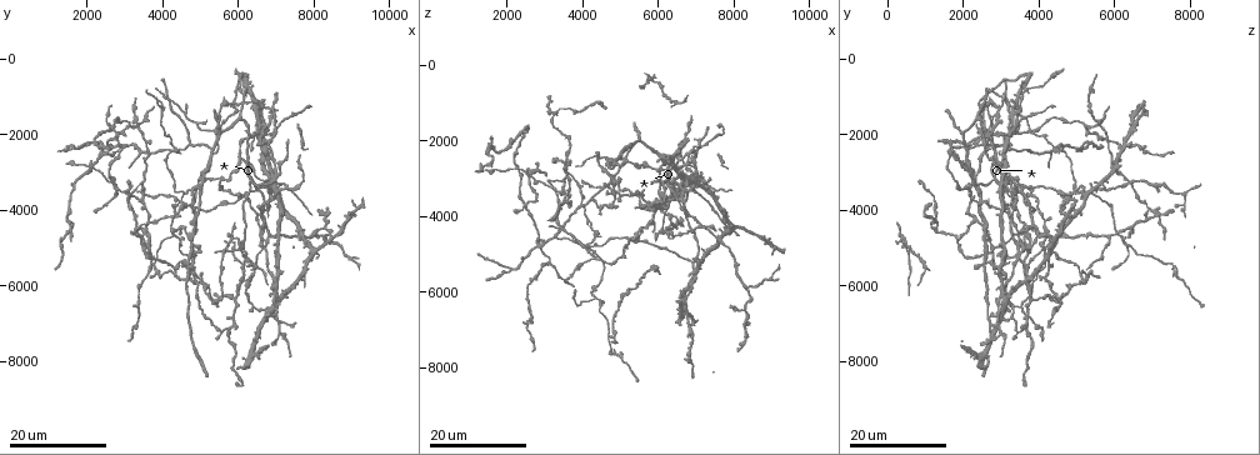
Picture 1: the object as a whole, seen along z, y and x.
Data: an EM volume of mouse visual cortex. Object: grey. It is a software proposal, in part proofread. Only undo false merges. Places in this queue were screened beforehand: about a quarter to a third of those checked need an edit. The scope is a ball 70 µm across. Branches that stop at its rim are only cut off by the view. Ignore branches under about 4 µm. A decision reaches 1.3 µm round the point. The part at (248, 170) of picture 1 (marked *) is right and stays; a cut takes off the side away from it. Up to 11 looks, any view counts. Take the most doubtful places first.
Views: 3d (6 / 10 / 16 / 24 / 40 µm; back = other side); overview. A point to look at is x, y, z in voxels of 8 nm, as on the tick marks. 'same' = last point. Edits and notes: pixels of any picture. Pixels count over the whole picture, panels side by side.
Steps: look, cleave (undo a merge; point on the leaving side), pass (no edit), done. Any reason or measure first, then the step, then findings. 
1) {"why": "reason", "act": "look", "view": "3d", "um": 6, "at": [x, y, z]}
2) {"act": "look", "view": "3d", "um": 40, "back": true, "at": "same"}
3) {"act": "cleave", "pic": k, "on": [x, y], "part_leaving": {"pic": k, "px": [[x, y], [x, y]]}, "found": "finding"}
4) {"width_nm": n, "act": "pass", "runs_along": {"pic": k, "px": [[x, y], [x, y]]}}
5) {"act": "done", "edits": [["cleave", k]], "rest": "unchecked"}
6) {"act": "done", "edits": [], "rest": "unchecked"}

{"why": "branch point", "act": "look", "view": "3d", "um": 24, "at": [4400, 5650, 5050]}

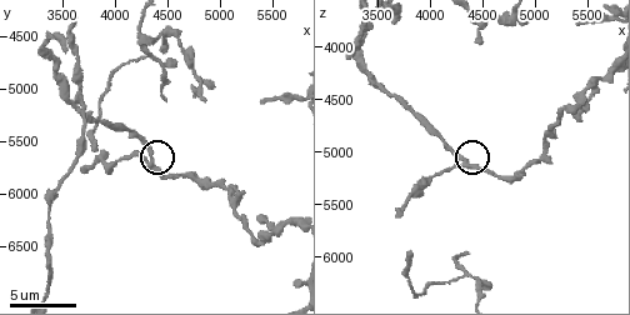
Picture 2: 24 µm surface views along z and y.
{"act": "look", "view": "3d", "um": 10, "at": [4340, 5680, 5080]}

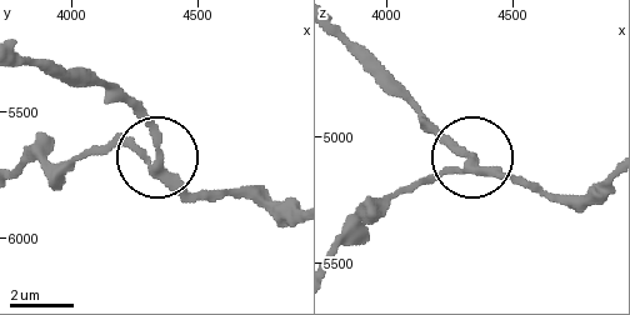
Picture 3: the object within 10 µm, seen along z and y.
{"side_arm_um": 7, "act": "pass", "runs_along": {"pic": 3, "px": [[293, 214], [236, 191], [188, 189], [148, 154], [94, 144]]}, "found": "continuous, no second neuron"}

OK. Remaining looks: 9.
{"why": "three-way junction", "act": "look", "view": "3d", "um": 16, "at": [3600, 3200, 3150]}

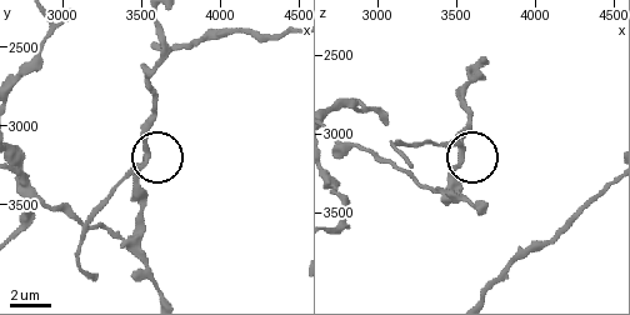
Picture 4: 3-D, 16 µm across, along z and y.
{"act": "look", "view": "3d", "um": 6, "at": [3540, 3200, 3100]}

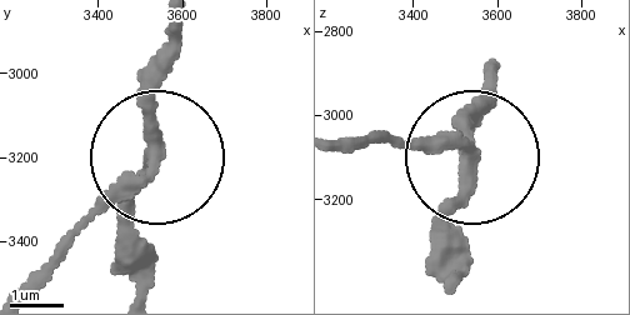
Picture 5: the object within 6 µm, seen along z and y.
{"width_nm": 240, "act": "pass", "runs_along": {"pic": 5, "px": [[456, 279], [443, 216], [456, 158], [353, 135]]}, "found": "continuous, no second neuron"}

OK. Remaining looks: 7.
{"act": "look", "view": "3d", "um": 16, "at": [6050, 5450, 3700]}

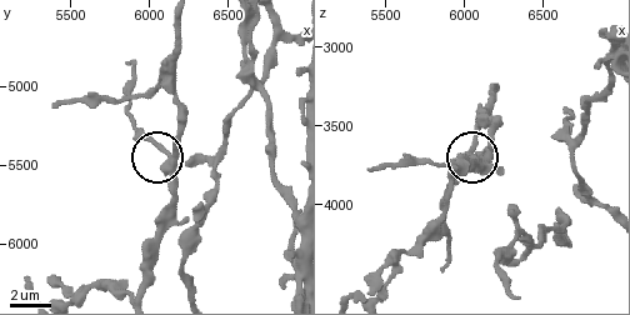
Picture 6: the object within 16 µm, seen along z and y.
{"act": "look", "view": "3d", "um": 6, "at": "same"}

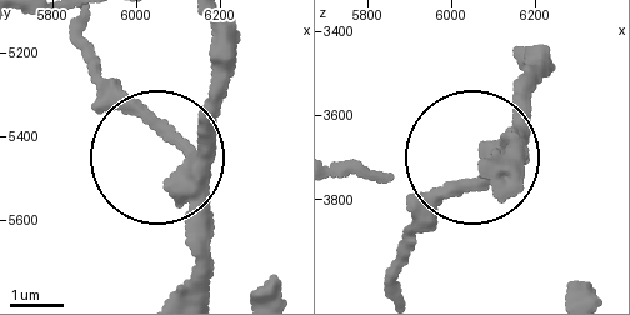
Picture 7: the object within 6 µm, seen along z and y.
{"width_nm": 370, "act": "pass", "runs_along": {"pic": 7, "px": [[211, 29], [216, 124], [189, 159], [86, 60]]}, "found": "continuous, no second neuron"}

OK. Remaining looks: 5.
{"why": "three arms meet", "act": "look", "view": "3d", "um": 24, "at": [2050, 2250, 5400]}

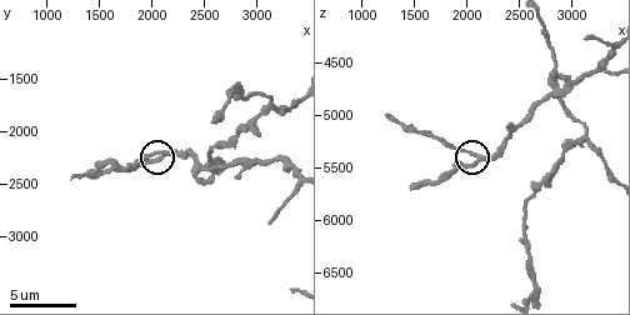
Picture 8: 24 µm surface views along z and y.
{"act": "look", "view": "3d", "um": 10, "at": [2100, 2220, 5400]}

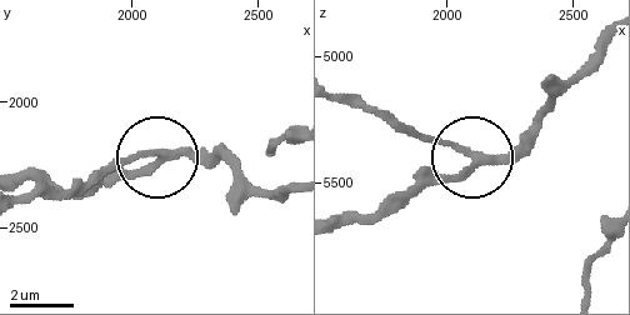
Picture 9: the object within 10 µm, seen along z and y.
{"width_nm": 240, "act": "pass", "found": "continuous, no second neuron"}

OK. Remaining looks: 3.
{"why": "two arms in line, one across", "act": "look", "view": "3d", "um": 24, "at": [5500, 1950, 2000]}

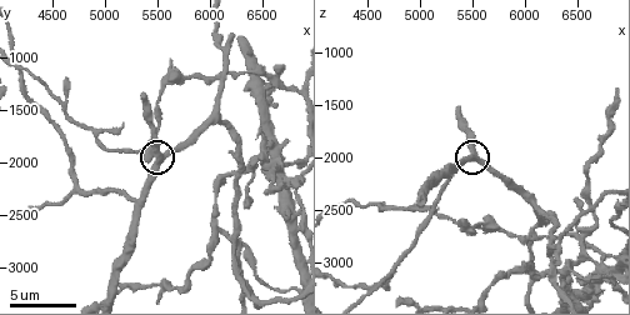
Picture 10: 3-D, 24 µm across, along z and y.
{"act": "look", "view": "3d", "um": 6, "at": [5500, 1940, 1920]}

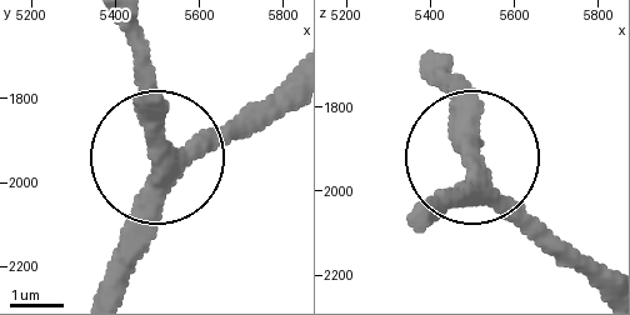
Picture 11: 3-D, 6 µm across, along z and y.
{"arms": 3, "act": "pass", "runs_along": {"pic": 11, "px": [[285, 79], [219, 128], [155, 150], [151, 56]]}, "found": "one neuron here"}

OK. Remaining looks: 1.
{"why": "thick turns thin", "act": "look", "view": "3d", "um": 6, "at": [5320, 1920, 2600]}

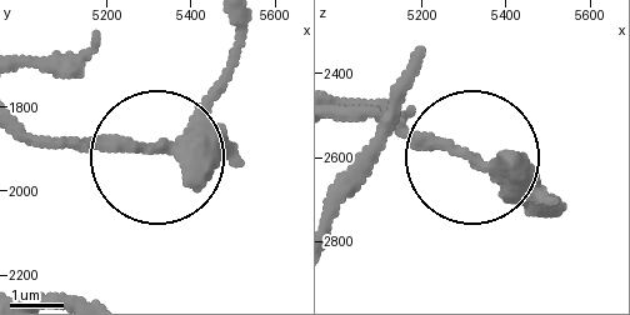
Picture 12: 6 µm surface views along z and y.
{"act": "cleave", "pic": 12, "on": [95, 144], "part_leaving": {"pic": 12, "px": [[155, 141], [53, 141], [25, 128]]}, "found": "two neurons meet here"}

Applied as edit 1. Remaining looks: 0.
{"act": "done", "edits": [["cleave", 12]], "rest": "unchecked"}

